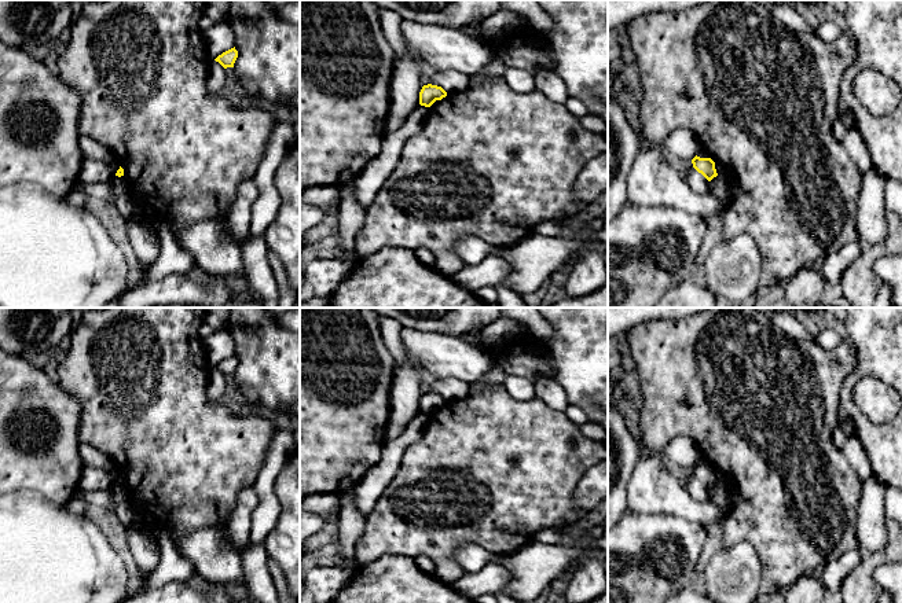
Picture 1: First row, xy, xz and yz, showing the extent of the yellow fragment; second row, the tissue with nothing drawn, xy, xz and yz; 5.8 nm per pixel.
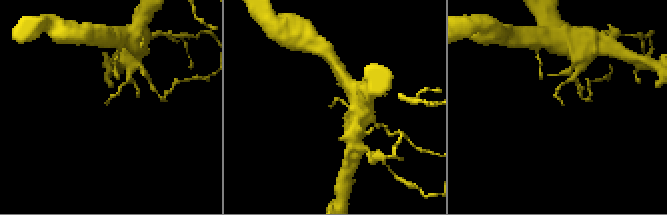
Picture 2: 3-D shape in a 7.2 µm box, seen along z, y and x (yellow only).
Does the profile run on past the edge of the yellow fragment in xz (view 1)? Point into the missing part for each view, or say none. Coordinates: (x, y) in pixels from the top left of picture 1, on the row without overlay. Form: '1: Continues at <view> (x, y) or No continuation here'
1: No continuation here

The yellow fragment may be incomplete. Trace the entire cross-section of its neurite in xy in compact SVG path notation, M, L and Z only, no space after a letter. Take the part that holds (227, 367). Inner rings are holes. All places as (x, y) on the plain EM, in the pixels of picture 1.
M234 356L223 360L214 368L219 369L224 376L234 375L234 371L238 365L238 359Z

